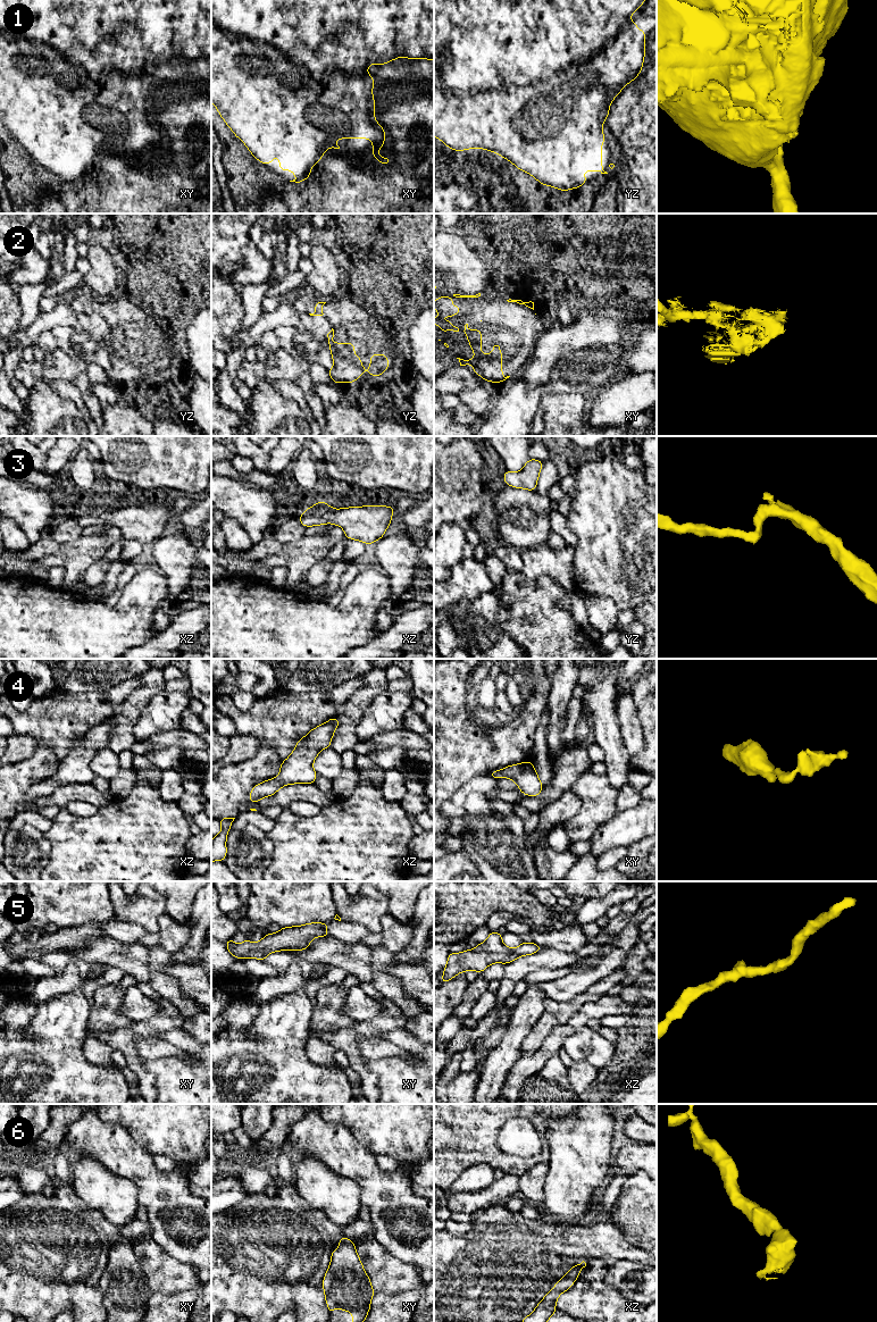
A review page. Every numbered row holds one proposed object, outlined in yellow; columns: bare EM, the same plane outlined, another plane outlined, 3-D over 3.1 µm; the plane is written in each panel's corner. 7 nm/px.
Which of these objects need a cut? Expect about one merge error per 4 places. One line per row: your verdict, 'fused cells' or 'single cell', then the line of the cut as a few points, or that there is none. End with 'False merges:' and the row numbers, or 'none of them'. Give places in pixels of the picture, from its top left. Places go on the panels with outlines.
1: single cell; cut none
2: single cell; cut none
3: single cell; cut none
4: single cell; cut none
5: single cell; cut none
6: single cell; cut none
False merges: none of them

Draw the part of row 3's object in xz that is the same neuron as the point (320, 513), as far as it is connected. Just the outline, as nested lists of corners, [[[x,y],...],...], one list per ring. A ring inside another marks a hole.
[[[317,502],[299,517],[304,527],[334,524],[344,530],[344,539],[361,541],[368,545],[382,538],[391,525],[394,507],[365,505],[333,509]]]

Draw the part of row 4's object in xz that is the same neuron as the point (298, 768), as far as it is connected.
[[[332,718],[299,739],[291,755],[282,762],[279,775],[256,785],[250,792],[249,801],[259,803],[260,798],[273,796],[285,785],[314,784],[317,778],[312,767],[314,761],[321,750],[331,746],[339,725],[339,719]]]

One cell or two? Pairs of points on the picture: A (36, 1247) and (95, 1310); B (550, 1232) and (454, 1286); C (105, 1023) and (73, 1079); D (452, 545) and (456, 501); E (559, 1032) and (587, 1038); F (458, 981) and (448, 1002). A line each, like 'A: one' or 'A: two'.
A: one
B: one
C: two
D: two
E: two
F: one

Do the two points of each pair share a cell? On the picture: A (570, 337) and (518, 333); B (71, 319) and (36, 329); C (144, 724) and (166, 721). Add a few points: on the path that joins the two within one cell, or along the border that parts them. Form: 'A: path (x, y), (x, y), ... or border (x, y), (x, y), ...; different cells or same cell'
A: border (546, 329), (536, 341), (532, 353); different cells
B: path (63, 319), (44, 321); same cell
C: path (150, 722), (160, 721); same cell

